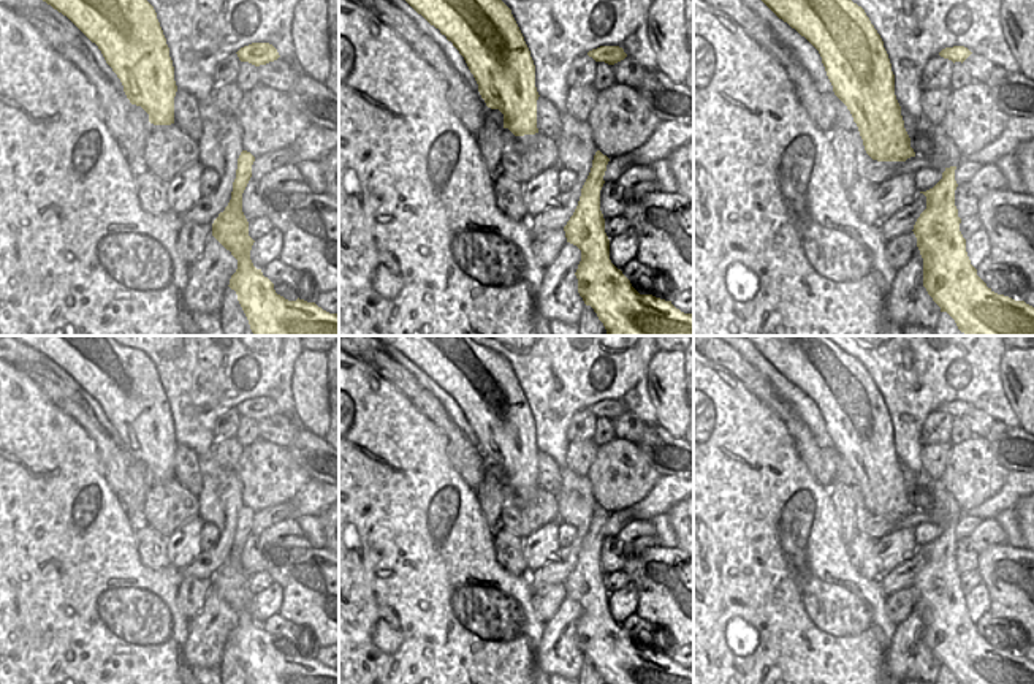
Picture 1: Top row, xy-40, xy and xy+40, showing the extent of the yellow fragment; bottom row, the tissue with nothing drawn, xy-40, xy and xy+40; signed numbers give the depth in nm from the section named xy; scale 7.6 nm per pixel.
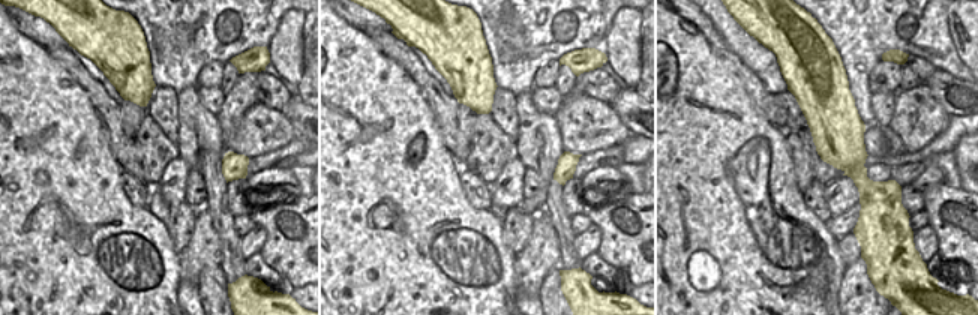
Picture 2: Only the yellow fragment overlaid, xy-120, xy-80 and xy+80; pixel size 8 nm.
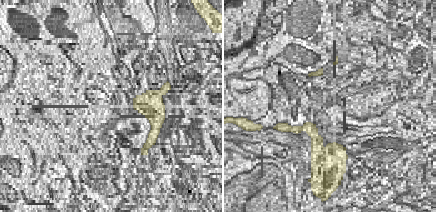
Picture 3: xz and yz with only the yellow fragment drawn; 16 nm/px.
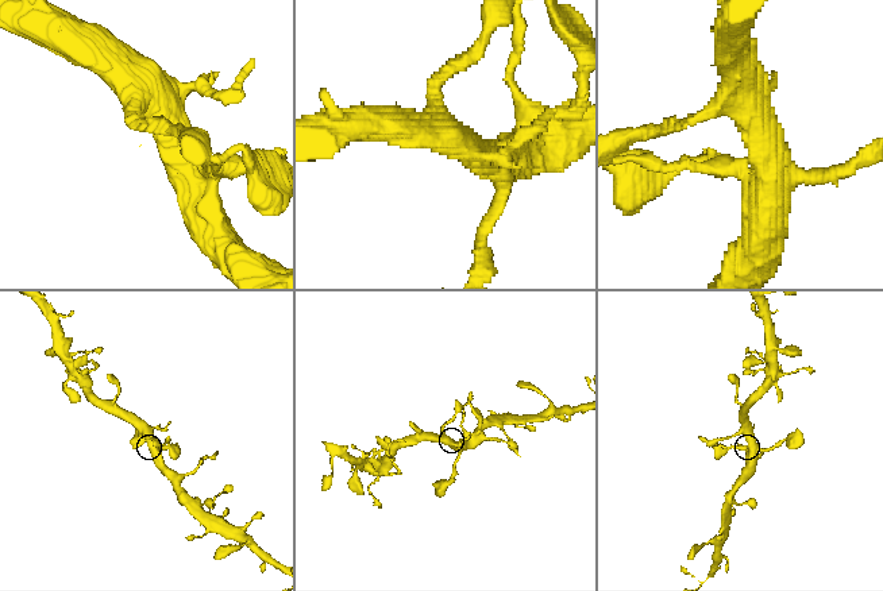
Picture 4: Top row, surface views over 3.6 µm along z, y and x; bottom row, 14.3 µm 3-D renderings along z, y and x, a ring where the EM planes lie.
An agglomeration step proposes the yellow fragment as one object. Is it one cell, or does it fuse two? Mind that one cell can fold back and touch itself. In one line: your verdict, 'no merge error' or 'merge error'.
no merge error

